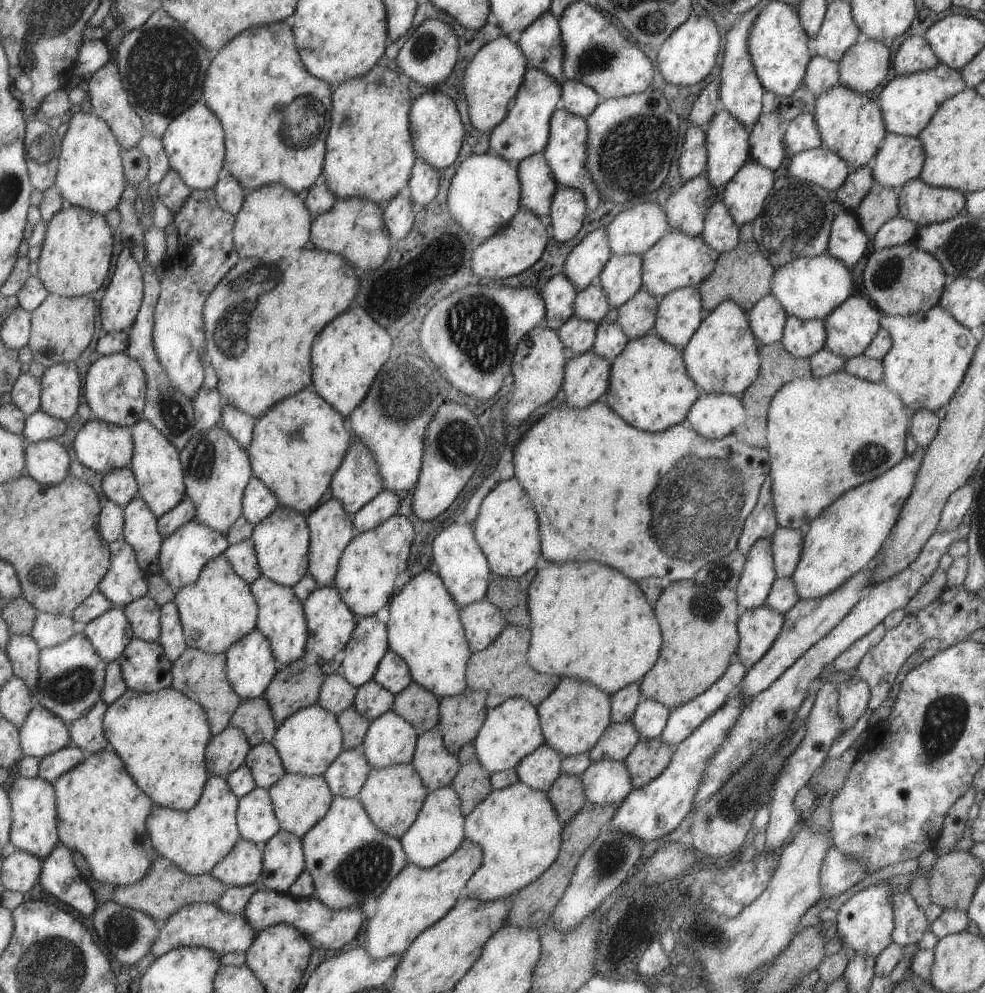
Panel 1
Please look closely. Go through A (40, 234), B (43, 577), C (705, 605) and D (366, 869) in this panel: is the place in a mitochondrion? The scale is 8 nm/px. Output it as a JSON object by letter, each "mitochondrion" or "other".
{"A":"other","B":"mitochondrion","C":"mitochondrion","D":"mitochondrion"}

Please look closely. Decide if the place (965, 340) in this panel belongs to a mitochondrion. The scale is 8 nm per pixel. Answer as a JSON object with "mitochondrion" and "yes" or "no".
{"mitochondrion":"no"}

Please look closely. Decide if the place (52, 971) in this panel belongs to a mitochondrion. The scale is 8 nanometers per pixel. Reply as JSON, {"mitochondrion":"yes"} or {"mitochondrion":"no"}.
{"mitochondrion":"yes"}

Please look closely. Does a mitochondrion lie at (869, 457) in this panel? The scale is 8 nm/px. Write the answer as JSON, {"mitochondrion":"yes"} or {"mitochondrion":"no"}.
{"mitochondrion":"yes"}

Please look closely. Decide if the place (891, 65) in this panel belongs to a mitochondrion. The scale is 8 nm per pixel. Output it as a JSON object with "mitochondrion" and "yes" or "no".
{"mitochondrion":"no"}

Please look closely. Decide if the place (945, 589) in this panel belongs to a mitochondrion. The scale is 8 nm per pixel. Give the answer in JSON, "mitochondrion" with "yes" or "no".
{"mitochondrion":"no"}

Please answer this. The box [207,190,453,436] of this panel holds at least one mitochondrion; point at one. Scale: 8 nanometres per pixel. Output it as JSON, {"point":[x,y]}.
{"point":[402,397]}

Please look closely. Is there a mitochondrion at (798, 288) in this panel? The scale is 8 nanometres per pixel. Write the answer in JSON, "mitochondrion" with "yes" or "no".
{"mitochondrion":"no"}

